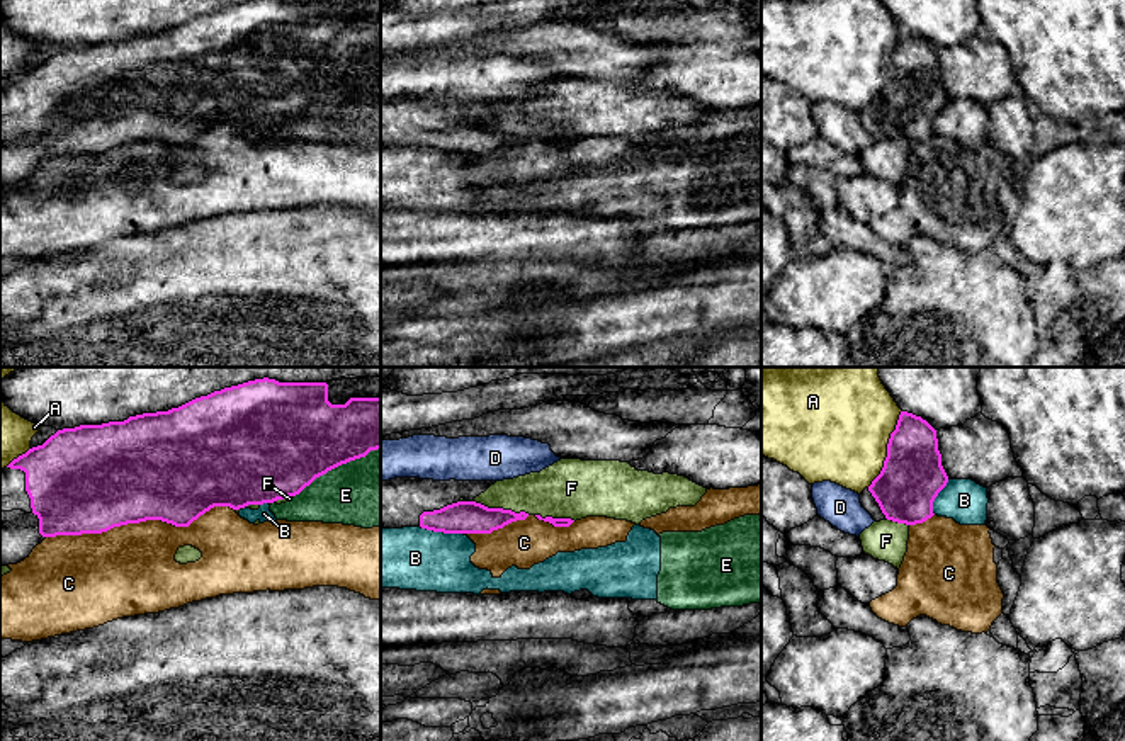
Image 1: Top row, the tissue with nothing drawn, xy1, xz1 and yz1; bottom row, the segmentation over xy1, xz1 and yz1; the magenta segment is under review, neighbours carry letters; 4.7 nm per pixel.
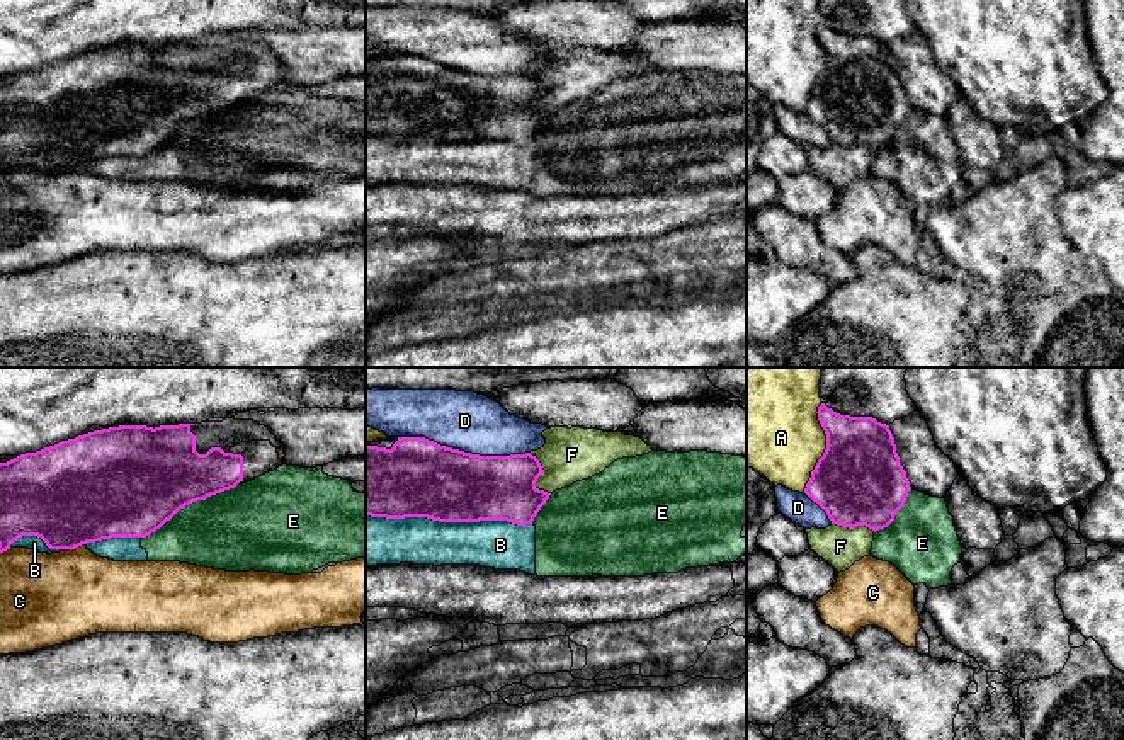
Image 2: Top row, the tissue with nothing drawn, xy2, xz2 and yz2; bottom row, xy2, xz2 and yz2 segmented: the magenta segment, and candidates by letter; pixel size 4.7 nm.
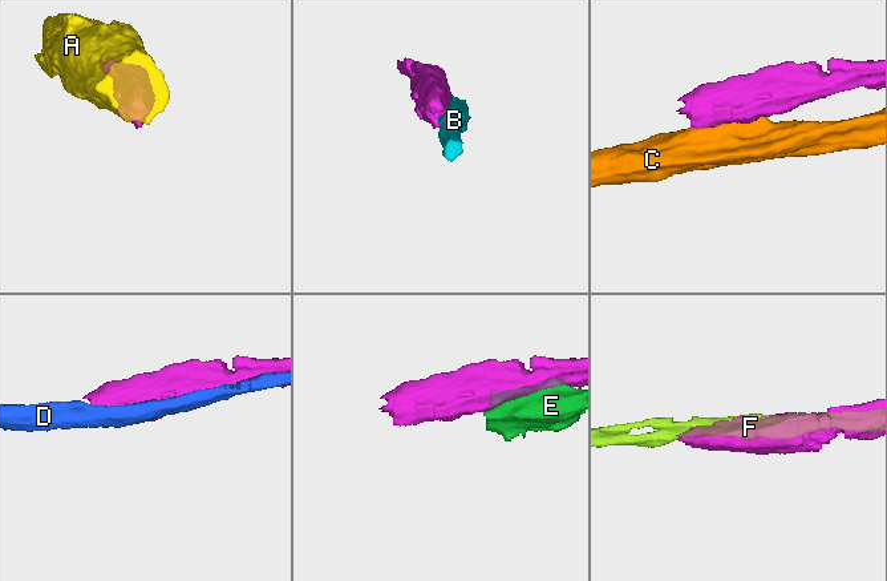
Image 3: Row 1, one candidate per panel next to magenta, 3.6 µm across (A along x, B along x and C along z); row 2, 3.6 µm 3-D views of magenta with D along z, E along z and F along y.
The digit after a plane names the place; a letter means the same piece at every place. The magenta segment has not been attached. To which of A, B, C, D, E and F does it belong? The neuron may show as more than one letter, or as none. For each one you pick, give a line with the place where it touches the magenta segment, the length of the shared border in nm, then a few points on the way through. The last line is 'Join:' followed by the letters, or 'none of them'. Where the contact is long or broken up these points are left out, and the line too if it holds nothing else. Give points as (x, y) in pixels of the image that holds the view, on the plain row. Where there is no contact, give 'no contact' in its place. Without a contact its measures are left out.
Join: none of them

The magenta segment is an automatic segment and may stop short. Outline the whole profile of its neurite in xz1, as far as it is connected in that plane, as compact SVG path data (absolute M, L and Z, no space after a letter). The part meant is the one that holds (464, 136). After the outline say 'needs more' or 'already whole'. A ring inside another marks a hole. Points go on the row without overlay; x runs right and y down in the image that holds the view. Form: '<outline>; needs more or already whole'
M381 100L381 148L421 146L444 153L491 153L529 133L488 127L474 117L496 100Z; needs more

